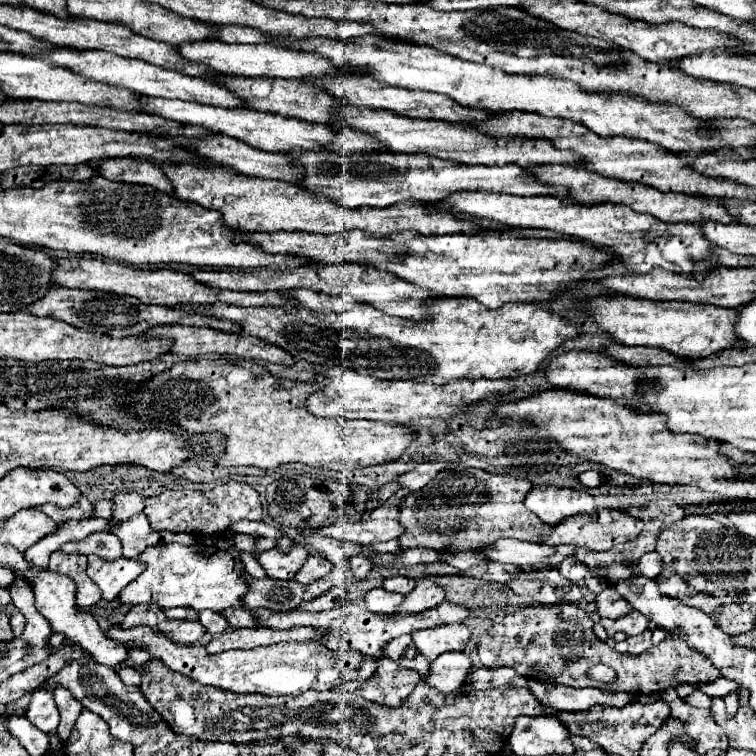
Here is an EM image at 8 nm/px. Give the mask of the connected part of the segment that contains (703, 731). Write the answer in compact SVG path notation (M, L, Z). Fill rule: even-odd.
M672 687L664 689L660 693L660 697L670 705L672 717L678 717L686 723L686 733L696 741L698 755L704 755L710 749L728 747L728 739L726 739L724 731L716 725L716 721L712 719L708 709L696 709L696 707L688 705L684 699L680 699L676 695L676 691Z

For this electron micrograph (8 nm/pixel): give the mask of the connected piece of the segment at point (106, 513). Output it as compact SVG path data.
M98 501L98 503L94 503L94 517L112 519L112 501Z

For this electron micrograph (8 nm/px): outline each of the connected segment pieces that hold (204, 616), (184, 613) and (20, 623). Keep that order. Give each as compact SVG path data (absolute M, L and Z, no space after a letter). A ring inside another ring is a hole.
M202 611L200 613L200 623L204 623L206 631L212 635L220 635L228 629L228 621L222 613L214 613L214 611Z
M176 607L176 609L164 609L164 613L168 615L170 619L196 621L198 620L198 613L192 611L192 609L186 609L186 607Z
M12 609L12 619L10 619L10 625L12 625L12 629L14 629L14 633L16 633L15 638L18 638L22 635L22 632L25 627L25 617L18 611L18 609Z

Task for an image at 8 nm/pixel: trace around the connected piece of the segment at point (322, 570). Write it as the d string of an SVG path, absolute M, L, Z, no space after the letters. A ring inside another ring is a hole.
M310 555L308 561L304 563L304 567L296 573L294 581L314 583L316 579L322 579L324 575L328 575L330 571L332 571L332 563L328 559L324 559L322 555Z

